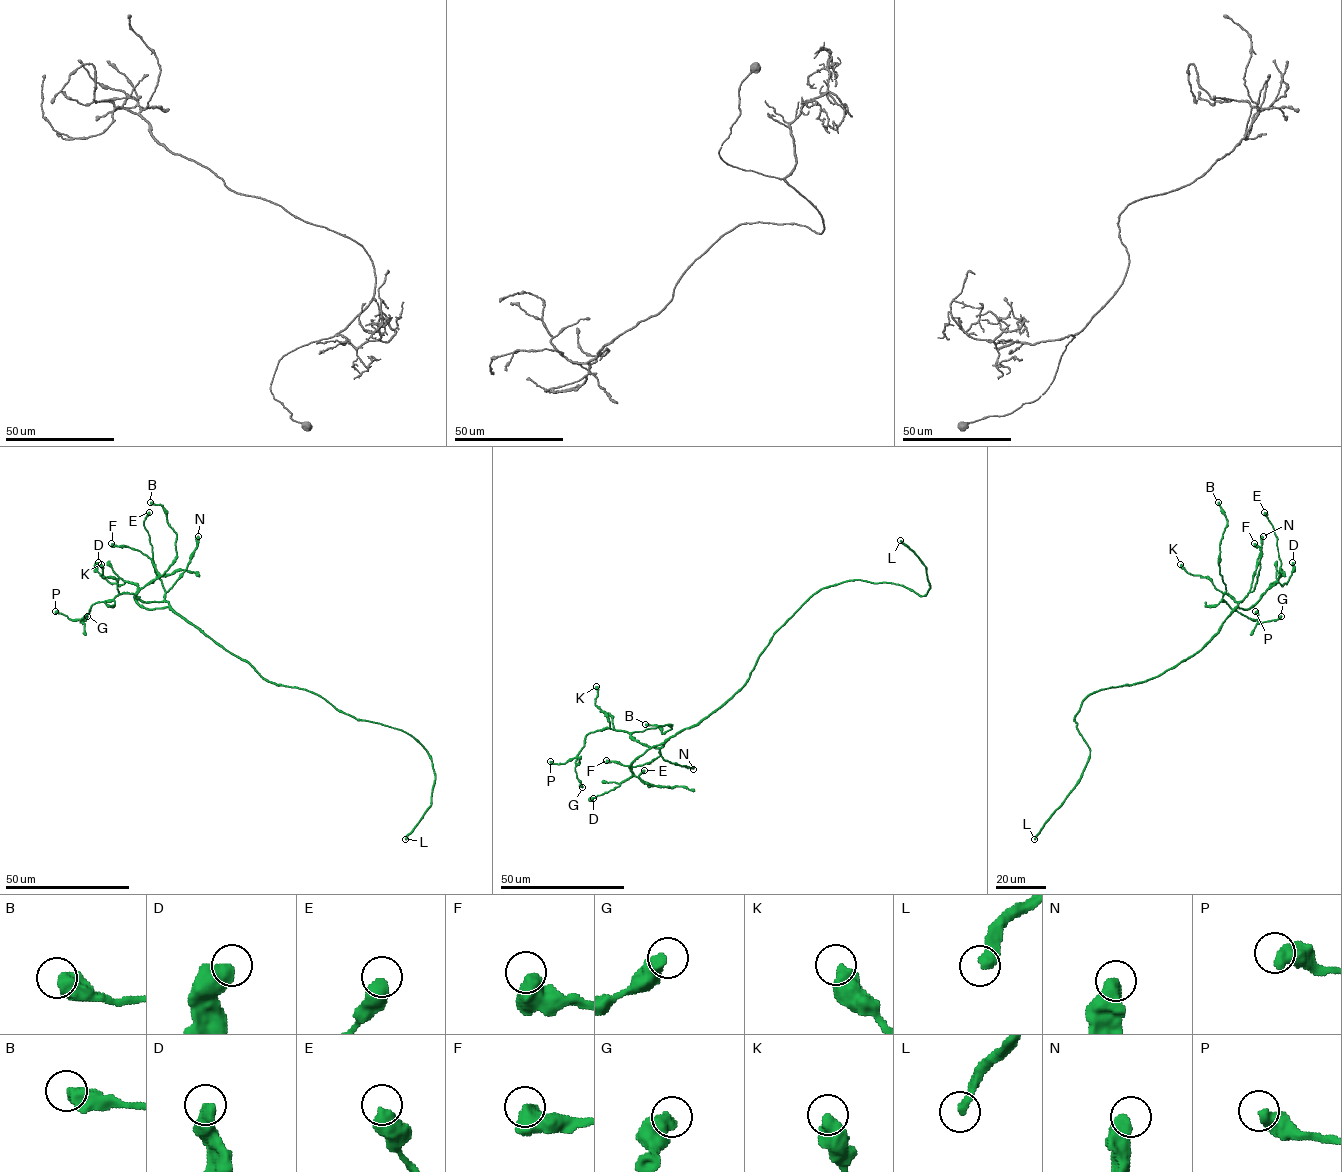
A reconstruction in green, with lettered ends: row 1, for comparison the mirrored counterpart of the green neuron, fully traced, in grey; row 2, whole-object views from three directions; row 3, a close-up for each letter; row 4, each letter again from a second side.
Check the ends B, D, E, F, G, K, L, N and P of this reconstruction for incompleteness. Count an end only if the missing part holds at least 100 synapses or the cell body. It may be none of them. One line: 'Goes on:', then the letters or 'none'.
Goes on: L

